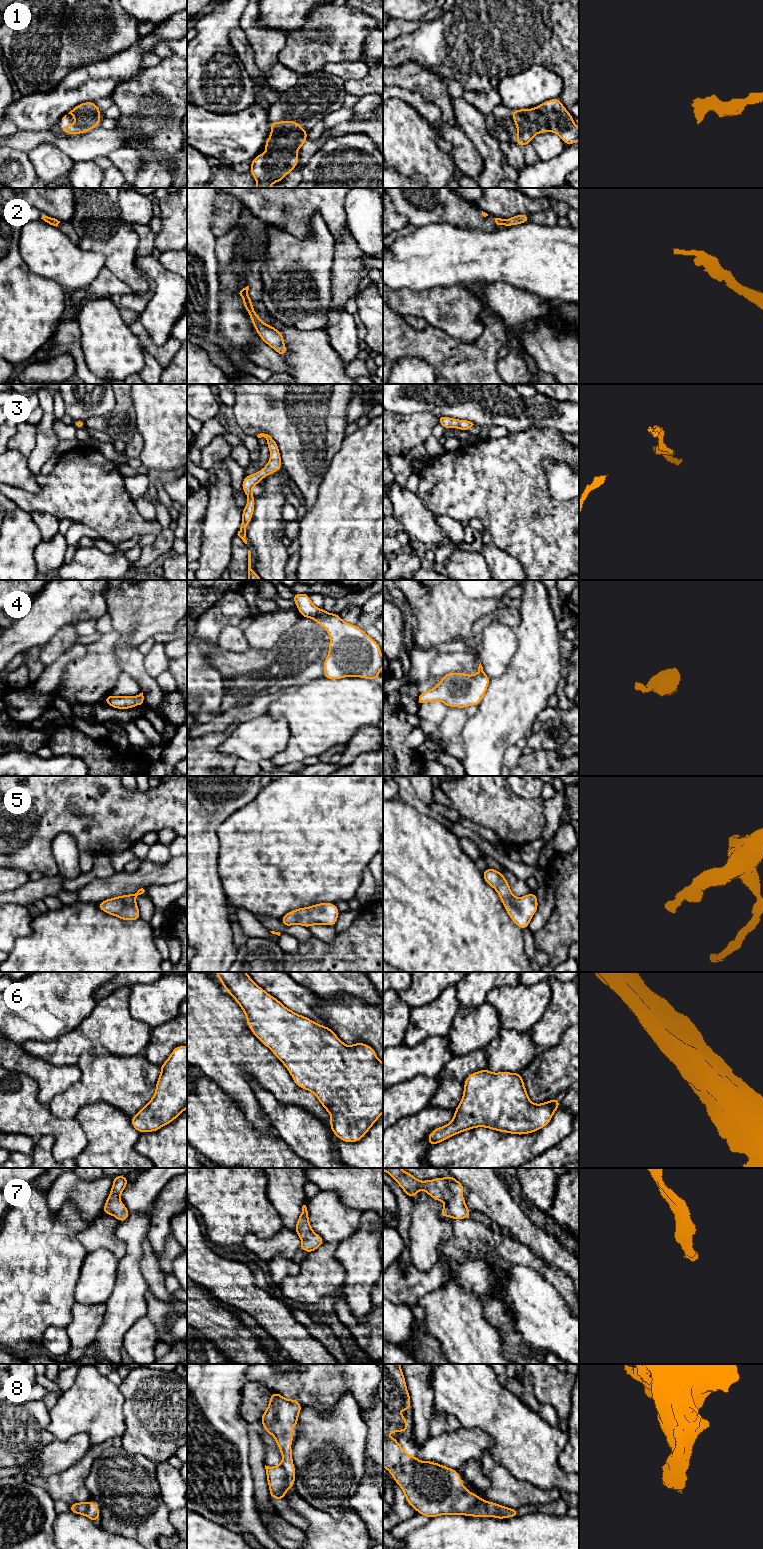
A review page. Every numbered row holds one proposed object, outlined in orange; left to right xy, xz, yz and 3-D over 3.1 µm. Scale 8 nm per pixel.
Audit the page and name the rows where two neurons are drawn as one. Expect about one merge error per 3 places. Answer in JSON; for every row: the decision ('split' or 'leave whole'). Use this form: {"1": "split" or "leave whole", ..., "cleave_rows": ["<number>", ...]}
{"1": "leave whole", "2": "leave whole", "3": "leave whole", "4": "leave whole", "5": "leave whole", "6": "leave whole", "7": "leave whole", "8": "leave whole", "cleave_rows": []}

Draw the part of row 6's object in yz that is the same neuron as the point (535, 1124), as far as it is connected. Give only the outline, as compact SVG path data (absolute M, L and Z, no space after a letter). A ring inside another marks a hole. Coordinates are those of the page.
M487 1068L470 1074L464 1082L463 1098L454 1110L454 1117L447 1125L434 1129L427 1138L433 1146L450 1137L471 1130L485 1127L498 1132L524 1135L534 1133L547 1126L553 1114L559 1108L561 1100L557 1098L539 1105L530 1101L521 1073L492 1073Z

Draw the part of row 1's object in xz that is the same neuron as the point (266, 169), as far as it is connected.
M279 121L270 122L271 134L264 144L268 150L266 154L261 154L251 161L251 174L257 181L256 188L270 188L273 183L283 181L284 177L289 174L297 165L299 155L295 152L303 147L307 141L308 131L300 126L297 121Z

